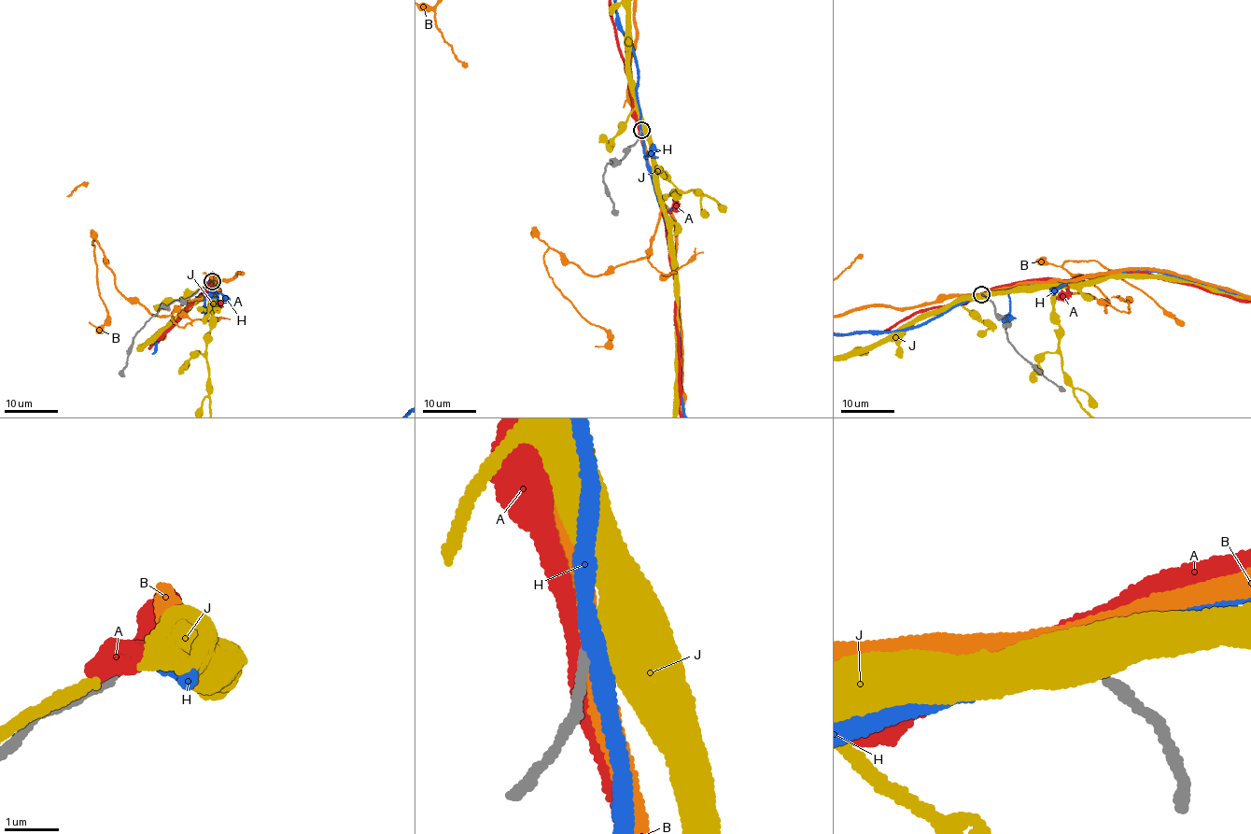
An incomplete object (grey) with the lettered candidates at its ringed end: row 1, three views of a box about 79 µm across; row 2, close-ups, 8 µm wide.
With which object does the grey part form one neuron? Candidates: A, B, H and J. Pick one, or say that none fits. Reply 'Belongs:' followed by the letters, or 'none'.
Belongs: none

